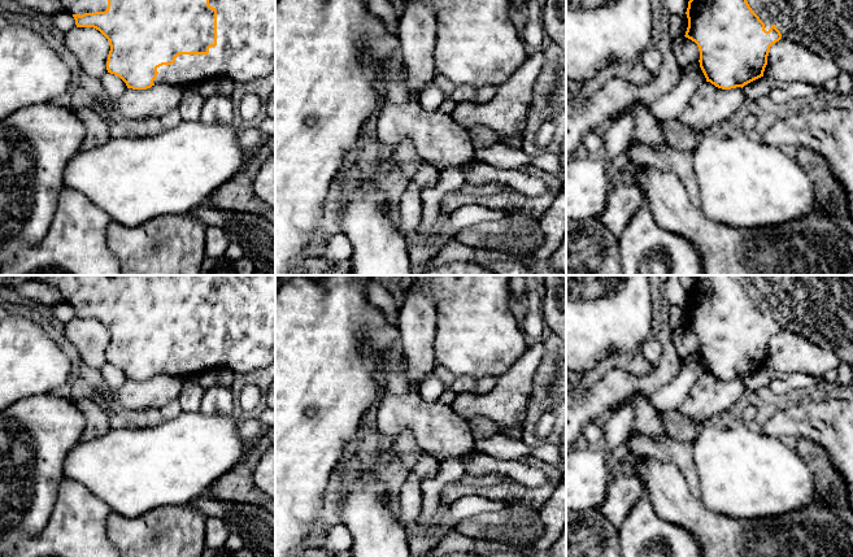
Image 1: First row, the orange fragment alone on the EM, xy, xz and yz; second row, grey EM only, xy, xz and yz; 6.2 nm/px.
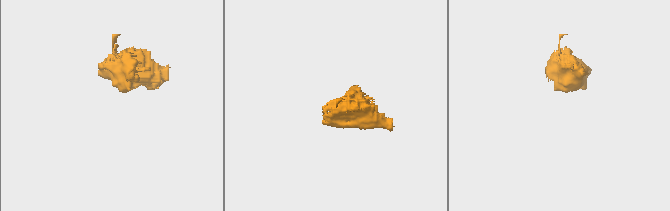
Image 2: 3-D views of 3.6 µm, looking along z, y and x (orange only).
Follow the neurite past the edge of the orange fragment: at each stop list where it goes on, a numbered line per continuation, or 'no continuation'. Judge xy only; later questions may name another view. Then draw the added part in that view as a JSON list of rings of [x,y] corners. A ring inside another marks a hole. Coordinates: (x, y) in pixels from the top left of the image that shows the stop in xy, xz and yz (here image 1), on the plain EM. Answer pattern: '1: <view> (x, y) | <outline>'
1: xy (246, 304) | [[[209,275],[209,296],[217,300],[217,336],[208,345],[179,345],[174,354],[157,358],[155,375],[184,379],[219,367],[245,375],[275,364],[275,275]]]

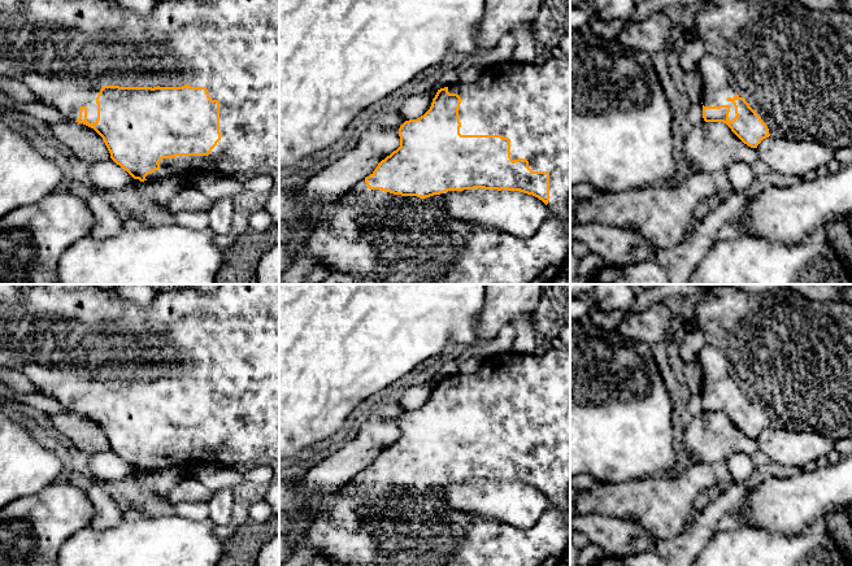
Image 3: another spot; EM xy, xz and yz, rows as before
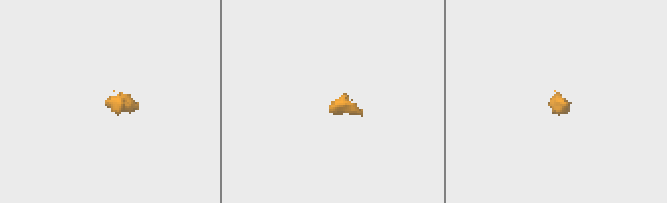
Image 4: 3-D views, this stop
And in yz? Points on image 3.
1: yz (792, 356) | [[[717,284],[703,293],[697,302],[692,319],[696,327],[704,334],[705,344],[700,351],[699,362],[703,370],[703,396],[720,397],[730,396],[729,410],[735,409],[735,397],[727,388],[744,388],[749,397],[761,408],[775,430],[791,430],[797,432],[816,432],[831,437],[834,441],[852,437],[852,305],[843,301],[812,301],[799,292],[777,291],[765,293],[748,293],[729,284]]]

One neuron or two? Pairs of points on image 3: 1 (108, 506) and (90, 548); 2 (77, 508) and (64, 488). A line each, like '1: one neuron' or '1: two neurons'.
1: two neurons
2: one neuron

